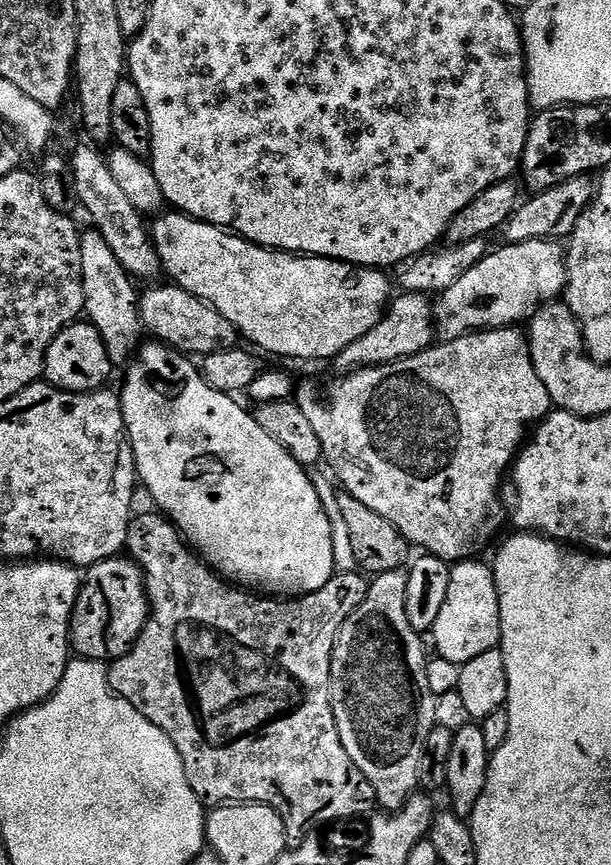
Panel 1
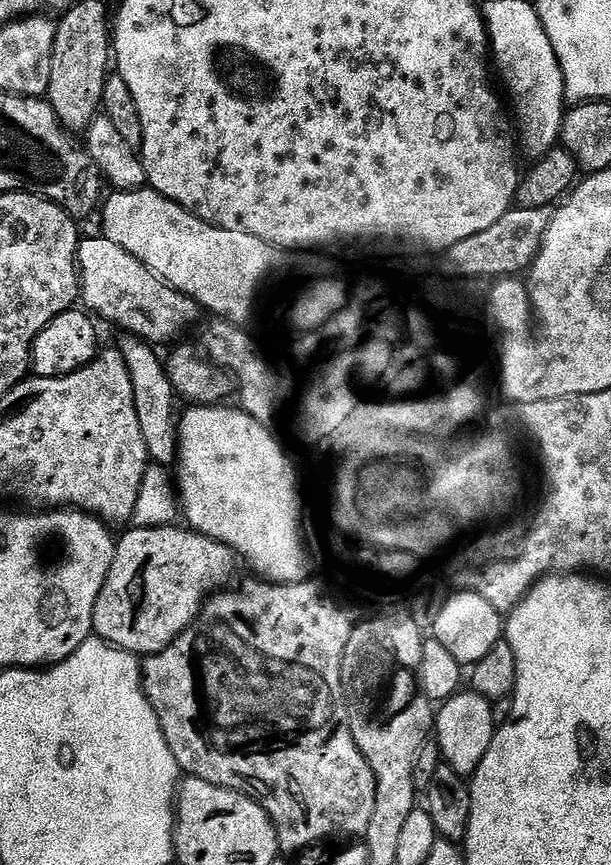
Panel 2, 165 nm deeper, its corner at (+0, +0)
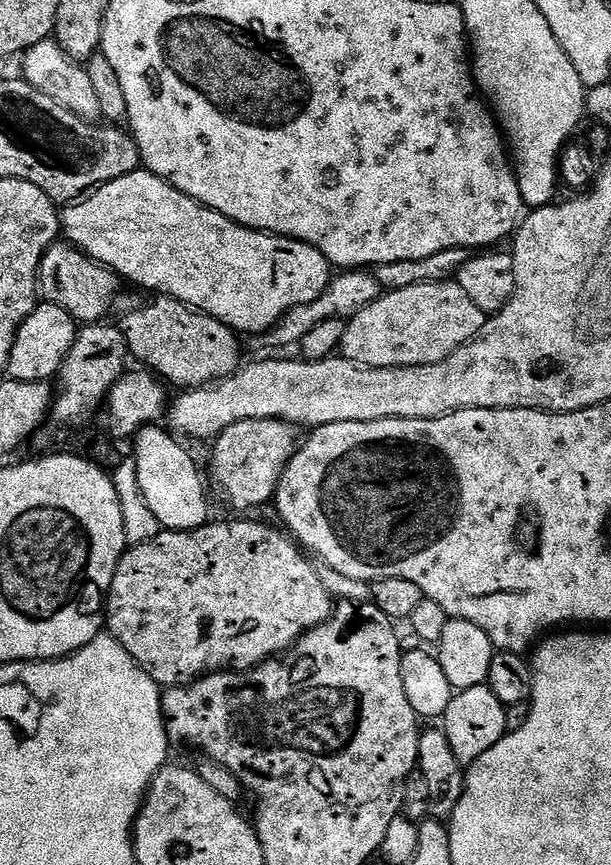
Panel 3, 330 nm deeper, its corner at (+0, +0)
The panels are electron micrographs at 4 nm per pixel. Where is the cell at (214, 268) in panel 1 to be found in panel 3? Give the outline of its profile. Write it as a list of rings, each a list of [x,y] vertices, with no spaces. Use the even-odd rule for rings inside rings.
[[[137,170],[117,180],[111,180],[109,184],[101,184],[95,190],[89,191],[83,198],[69,203],[62,212],[62,232],[67,243],[73,244],[81,252],[85,252],[91,260],[97,260],[104,267],[111,268],[121,281],[128,283],[129,280],[130,283],[152,292],[148,294],[169,296],[178,302],[188,304],[190,307],[198,309],[199,312],[218,318],[226,327],[240,334],[245,334],[244,332],[267,333],[292,307],[314,301],[327,289],[329,281],[334,276],[333,265],[329,264],[328,259],[314,246],[304,244],[301,240],[292,240],[289,236],[273,236],[271,232],[258,232],[254,228],[244,228],[241,224],[235,224],[230,218],[210,210],[205,204],[199,204],[197,200],[190,199],[168,181],[147,170]]]

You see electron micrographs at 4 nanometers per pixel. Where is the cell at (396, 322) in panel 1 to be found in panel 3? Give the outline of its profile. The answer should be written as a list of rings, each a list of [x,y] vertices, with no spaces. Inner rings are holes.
[[[258,418],[234,422],[215,437],[212,448],[212,480],[232,508],[260,508],[271,501],[284,467],[297,450],[292,444],[293,425],[286,420]]]

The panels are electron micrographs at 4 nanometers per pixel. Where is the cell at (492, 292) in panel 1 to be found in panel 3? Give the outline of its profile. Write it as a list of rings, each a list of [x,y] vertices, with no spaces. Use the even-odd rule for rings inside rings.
[[[448,280],[385,291],[373,304],[366,306],[347,321],[339,351],[343,359],[352,360],[365,368],[405,368],[437,364],[479,334],[481,316],[478,306],[470,302],[466,290]]]

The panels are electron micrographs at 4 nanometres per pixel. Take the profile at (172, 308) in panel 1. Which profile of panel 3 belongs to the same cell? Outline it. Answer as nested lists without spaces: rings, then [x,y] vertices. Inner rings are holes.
[[[67,242],[51,244],[40,263],[39,291],[49,304],[62,306],[81,325],[99,324],[105,319],[108,307],[116,300],[122,281],[111,268],[81,252]]]

